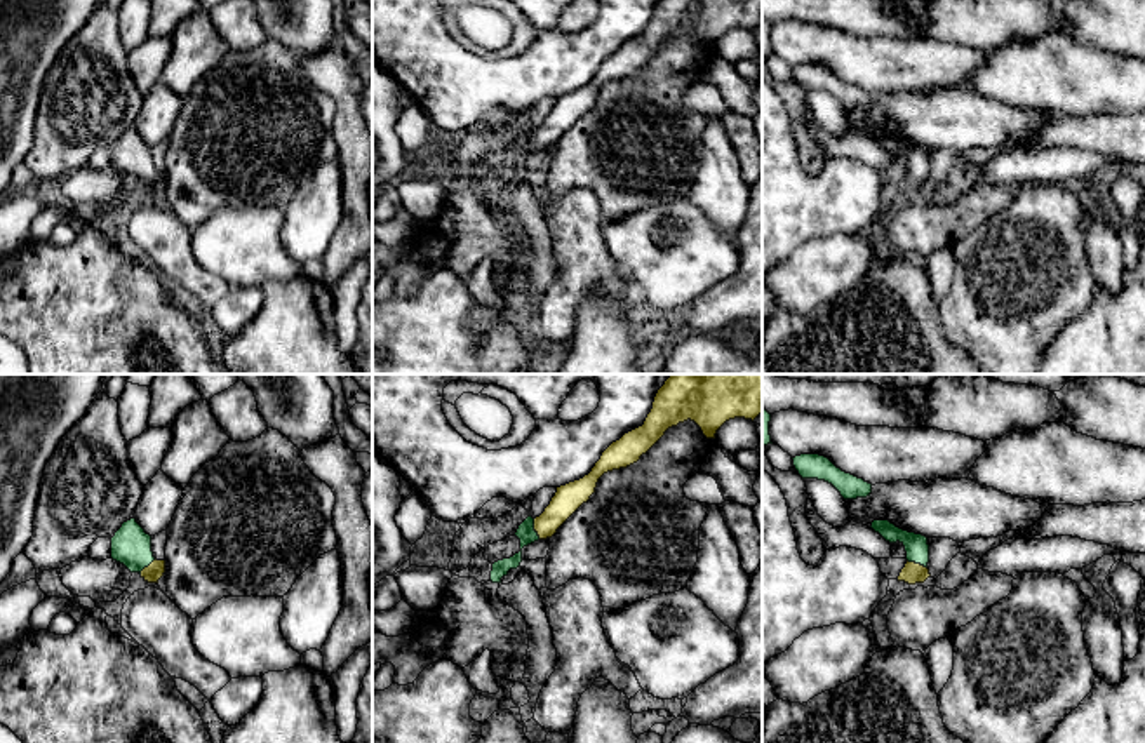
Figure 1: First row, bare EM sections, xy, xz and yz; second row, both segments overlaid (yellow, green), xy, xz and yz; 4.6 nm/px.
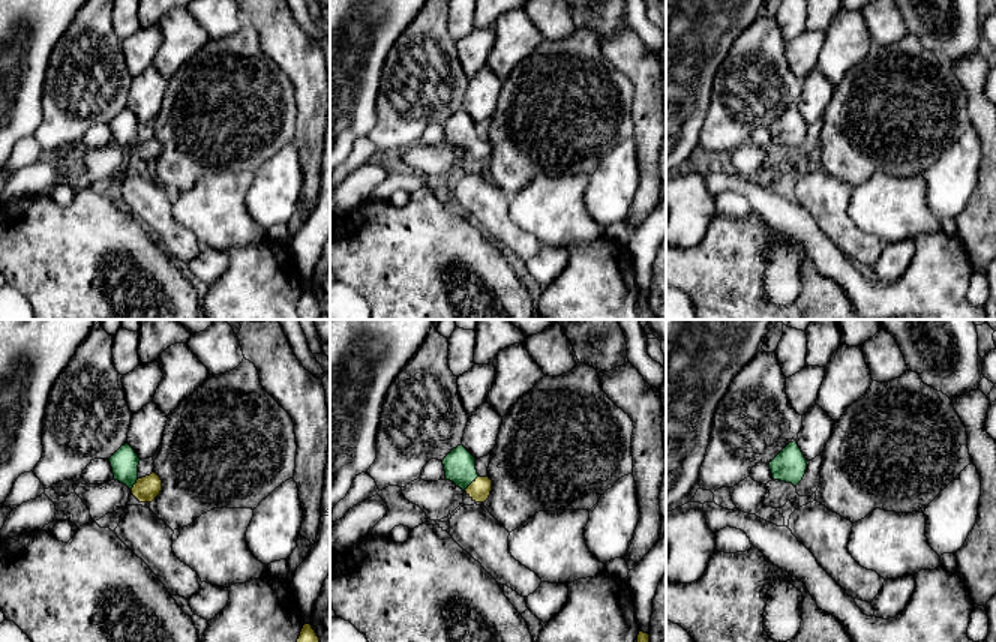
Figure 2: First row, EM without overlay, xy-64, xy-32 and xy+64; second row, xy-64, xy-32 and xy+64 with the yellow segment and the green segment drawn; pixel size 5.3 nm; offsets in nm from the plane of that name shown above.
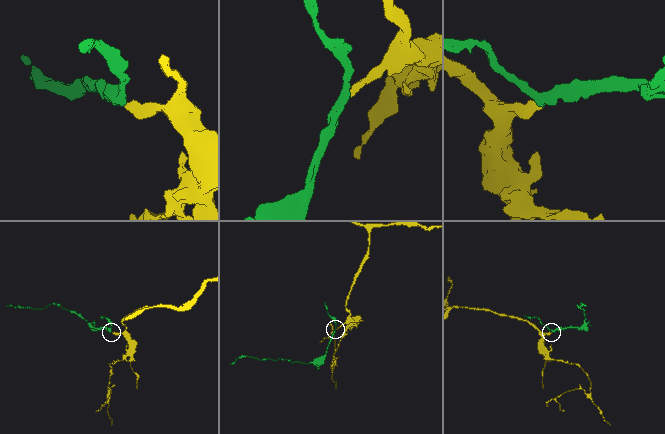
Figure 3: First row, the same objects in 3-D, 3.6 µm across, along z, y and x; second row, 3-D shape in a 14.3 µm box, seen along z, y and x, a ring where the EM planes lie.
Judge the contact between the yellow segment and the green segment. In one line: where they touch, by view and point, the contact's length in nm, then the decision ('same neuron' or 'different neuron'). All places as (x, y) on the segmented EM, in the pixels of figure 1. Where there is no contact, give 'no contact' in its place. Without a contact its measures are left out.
xz (535, 529) | 100 nm | same neuron

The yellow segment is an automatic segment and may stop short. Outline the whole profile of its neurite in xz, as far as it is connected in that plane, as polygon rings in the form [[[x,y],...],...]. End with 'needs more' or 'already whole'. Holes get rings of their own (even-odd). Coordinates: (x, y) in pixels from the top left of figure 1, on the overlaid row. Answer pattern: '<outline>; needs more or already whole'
[[[670,374],[665,385],[658,390],[653,409],[642,426],[625,433],[613,442],[595,463],[592,472],[579,480],[557,487],[555,496],[545,512],[532,519],[531,515],[519,525],[515,536],[520,539],[520,552],[510,559],[492,564],[491,581],[501,583],[501,578],[510,569],[517,569],[522,562],[522,548],[552,538],[557,529],[595,492],[599,479],[613,470],[626,468],[640,459],[668,428],[687,419],[694,421],[706,438],[715,438],[717,430],[729,419],[745,418],[755,419],[762,412],[762,374]]]; needs more

